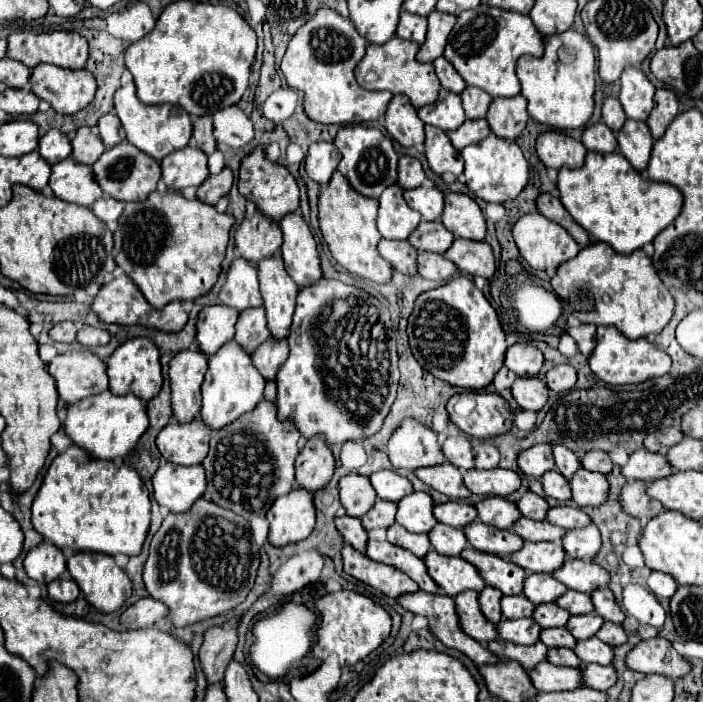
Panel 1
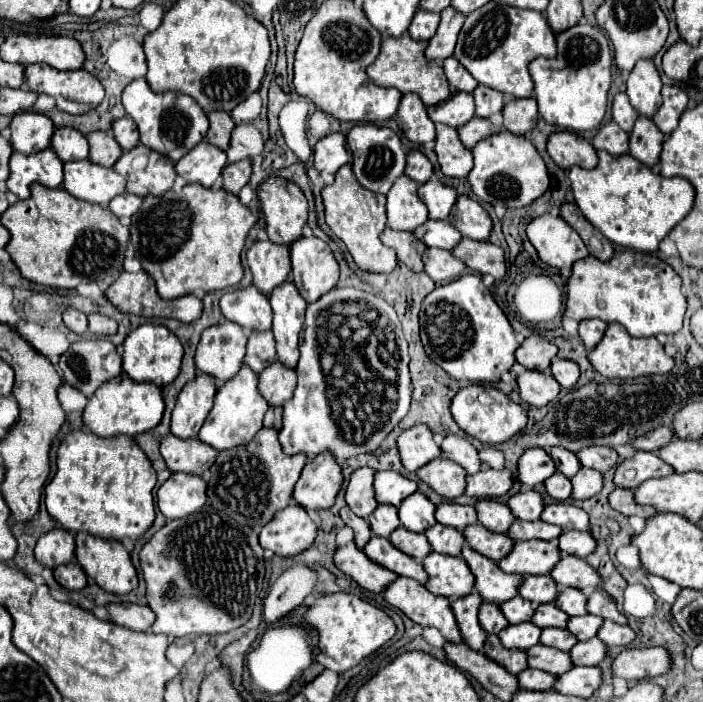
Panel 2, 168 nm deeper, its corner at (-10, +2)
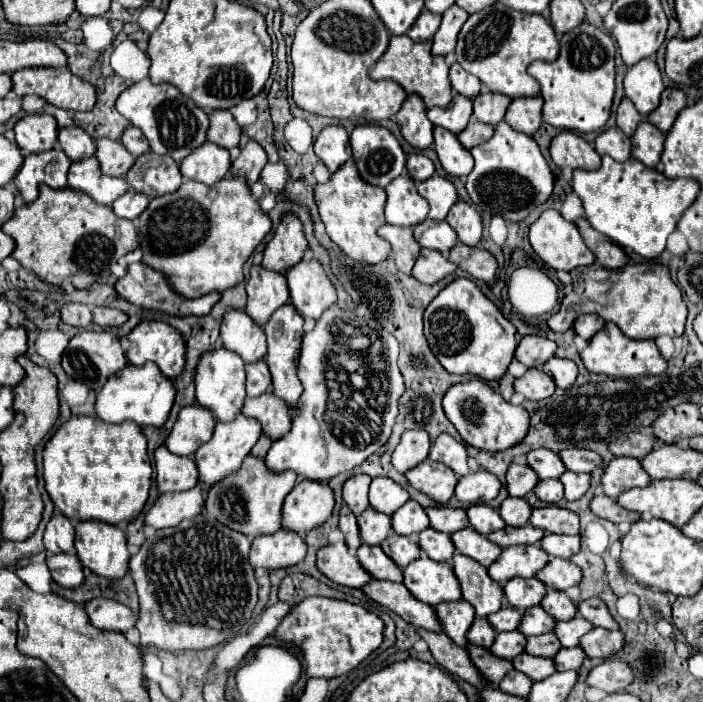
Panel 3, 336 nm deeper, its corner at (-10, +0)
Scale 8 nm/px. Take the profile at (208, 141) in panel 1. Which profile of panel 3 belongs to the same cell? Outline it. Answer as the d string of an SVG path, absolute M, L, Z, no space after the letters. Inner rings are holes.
M212 110L210 112L210 130L208 140L222 146L222 148L234 148L240 142L240 126L230 114L230 110Z

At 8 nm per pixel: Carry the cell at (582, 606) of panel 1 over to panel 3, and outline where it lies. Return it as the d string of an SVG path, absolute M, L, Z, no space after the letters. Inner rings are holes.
M548 590L540 604L552 618L556 618L556 622L558 620L570 620L576 616L576 604L564 592Z

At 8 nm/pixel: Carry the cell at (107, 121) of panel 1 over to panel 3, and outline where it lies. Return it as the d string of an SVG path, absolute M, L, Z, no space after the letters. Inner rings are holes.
M130 126L130 128L124 130L120 142L122 142L122 144L126 146L126 150L128 150L130 154L134 154L136 158L138 158L140 154L146 154L146 152L150 150L148 140L144 138L144 134L142 134L138 128L134 128L134 126Z

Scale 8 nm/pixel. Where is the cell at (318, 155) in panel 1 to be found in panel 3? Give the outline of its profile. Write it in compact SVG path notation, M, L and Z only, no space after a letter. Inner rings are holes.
M326 126L314 142L314 152L330 172L336 172L352 156L348 132L342 126Z

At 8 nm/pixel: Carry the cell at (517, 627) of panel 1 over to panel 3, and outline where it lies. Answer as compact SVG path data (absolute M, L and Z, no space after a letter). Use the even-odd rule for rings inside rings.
M514 630L514 632L500 632L500 634L496 634L496 640L494 640L494 644L488 650L494 656L498 656L498 658L512 660L512 658L516 658L516 654L524 652L524 646L526 646L524 634Z

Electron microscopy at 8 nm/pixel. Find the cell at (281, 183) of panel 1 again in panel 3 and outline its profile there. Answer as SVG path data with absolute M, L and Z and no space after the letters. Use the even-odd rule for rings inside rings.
M288 214L282 218L274 238L264 248L262 266L272 272L286 274L296 262L304 258L308 244L302 234L302 224L296 216Z

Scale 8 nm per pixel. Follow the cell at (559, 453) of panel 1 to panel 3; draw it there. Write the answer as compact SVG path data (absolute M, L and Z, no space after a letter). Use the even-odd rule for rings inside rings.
M532 450L526 454L526 464L536 472L540 480L546 478L560 478L560 474L566 470L560 456L552 450Z

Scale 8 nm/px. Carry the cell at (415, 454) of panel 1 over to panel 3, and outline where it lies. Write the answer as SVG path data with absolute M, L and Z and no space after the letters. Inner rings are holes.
M406 430L392 454L392 464L400 474L404 474L422 460L426 460L428 450L430 450L430 438L424 430Z

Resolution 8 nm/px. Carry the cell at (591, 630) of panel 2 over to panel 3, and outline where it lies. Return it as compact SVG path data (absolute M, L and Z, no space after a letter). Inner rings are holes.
M576 616L576 618L566 620L566 622L556 622L556 626L554 626L552 632L556 634L556 638L560 640L560 644L562 644L564 648L572 648L572 646L578 646L580 638L582 638L588 630L592 630L592 624L586 622L586 620L580 618L580 616Z

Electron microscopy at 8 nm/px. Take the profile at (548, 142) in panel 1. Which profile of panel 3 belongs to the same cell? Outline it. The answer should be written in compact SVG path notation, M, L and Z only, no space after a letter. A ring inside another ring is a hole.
M566 130L552 138L550 156L558 168L564 168L564 166L582 168L582 170L600 168L598 152L584 138Z

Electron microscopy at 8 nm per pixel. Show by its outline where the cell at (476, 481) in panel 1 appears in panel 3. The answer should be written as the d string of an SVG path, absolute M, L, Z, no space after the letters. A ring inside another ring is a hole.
M486 470L470 472L458 480L454 496L458 502L470 502L470 504L488 502L488 500L496 498L500 486L502 486L500 480Z

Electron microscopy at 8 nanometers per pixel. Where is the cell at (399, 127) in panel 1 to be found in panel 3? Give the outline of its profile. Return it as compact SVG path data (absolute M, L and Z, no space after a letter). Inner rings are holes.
M410 94L400 112L396 114L402 136L408 144L412 144L414 148L428 148L432 144L432 122L426 118L426 106L422 102L420 96Z

